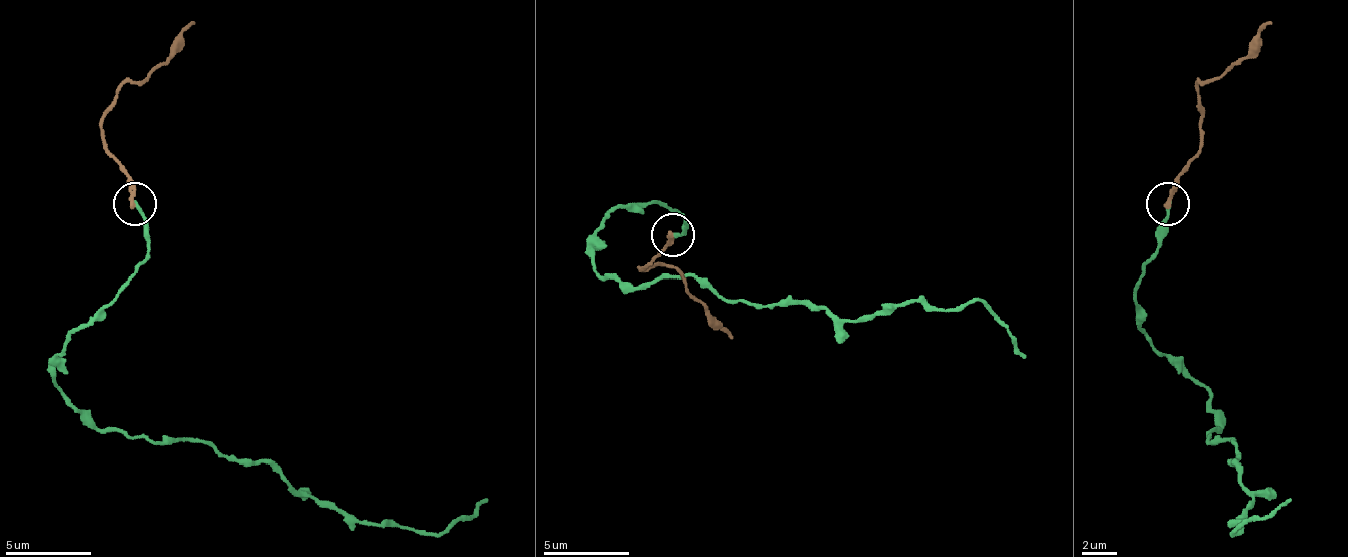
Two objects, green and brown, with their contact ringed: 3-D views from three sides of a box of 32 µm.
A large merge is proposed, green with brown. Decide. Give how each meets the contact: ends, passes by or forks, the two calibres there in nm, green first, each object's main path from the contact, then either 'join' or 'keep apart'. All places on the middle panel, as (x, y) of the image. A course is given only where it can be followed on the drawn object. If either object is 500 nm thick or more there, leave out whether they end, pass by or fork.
green ends there; brown ends there; 220 nm thick on the green side, 280 nm on the other; green runs (672, 234), (685, 221), (663, 204), (621, 204), (595, 268), (839, 320), (977, 299), (1024, 358); brown runs (672, 234), (642, 268), (667, 264), (731, 337); join

